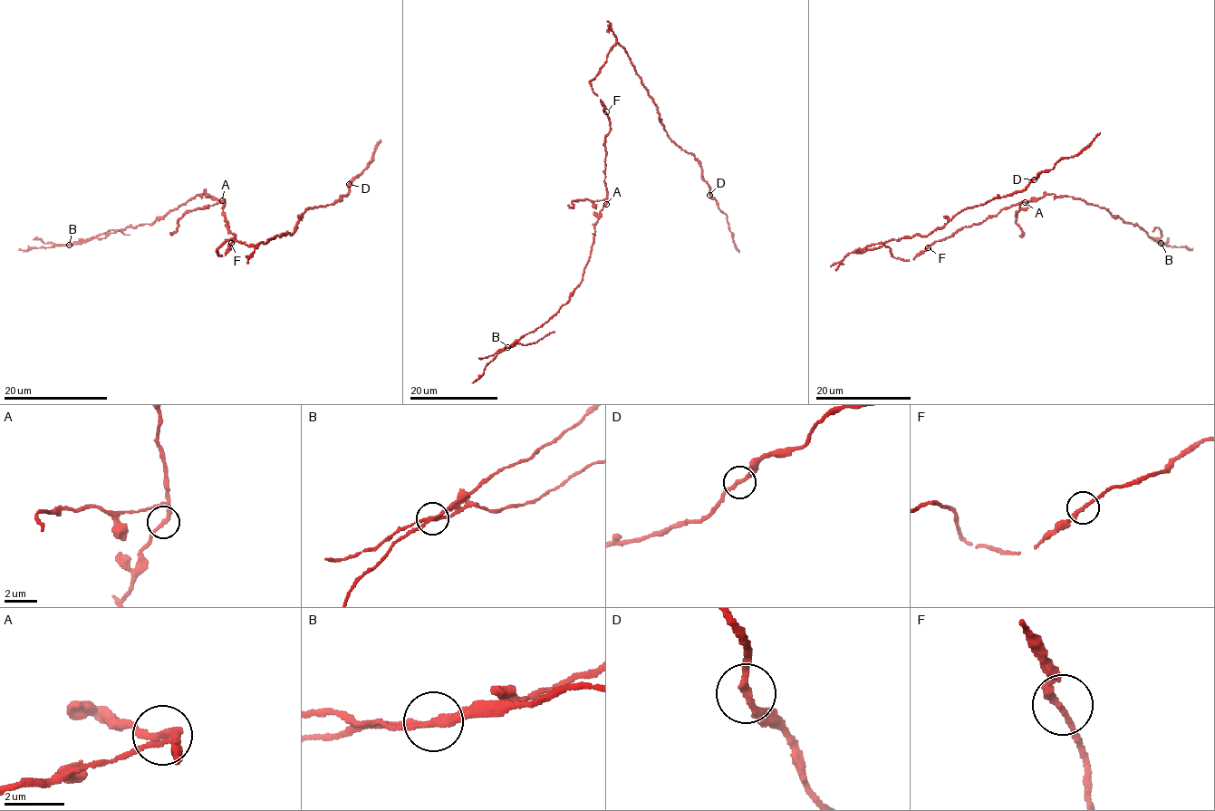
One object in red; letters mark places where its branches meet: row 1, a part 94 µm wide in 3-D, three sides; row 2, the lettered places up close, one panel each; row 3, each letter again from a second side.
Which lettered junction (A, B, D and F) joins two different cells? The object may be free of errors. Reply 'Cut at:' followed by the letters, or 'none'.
Cut at: B

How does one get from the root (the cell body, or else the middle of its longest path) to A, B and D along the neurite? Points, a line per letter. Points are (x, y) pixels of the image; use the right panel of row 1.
A: (920, 255), (937, 241), (949, 237), (962, 228), (978, 225), (1003, 209), (1025, 202)
B: (920, 255), (937, 241), (965, 226), (978, 225), (1003, 209), (1052, 194), (1104, 207), (1161, 243)
D: (920, 255), (896, 258), (883, 246), (855, 252), (889, 240), (928, 236), (962, 210), (1021, 192), (1034, 179)

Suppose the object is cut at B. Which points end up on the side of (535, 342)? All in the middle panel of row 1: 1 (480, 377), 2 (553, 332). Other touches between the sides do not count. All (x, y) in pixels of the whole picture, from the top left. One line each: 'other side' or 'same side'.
1: other side
2: same side

